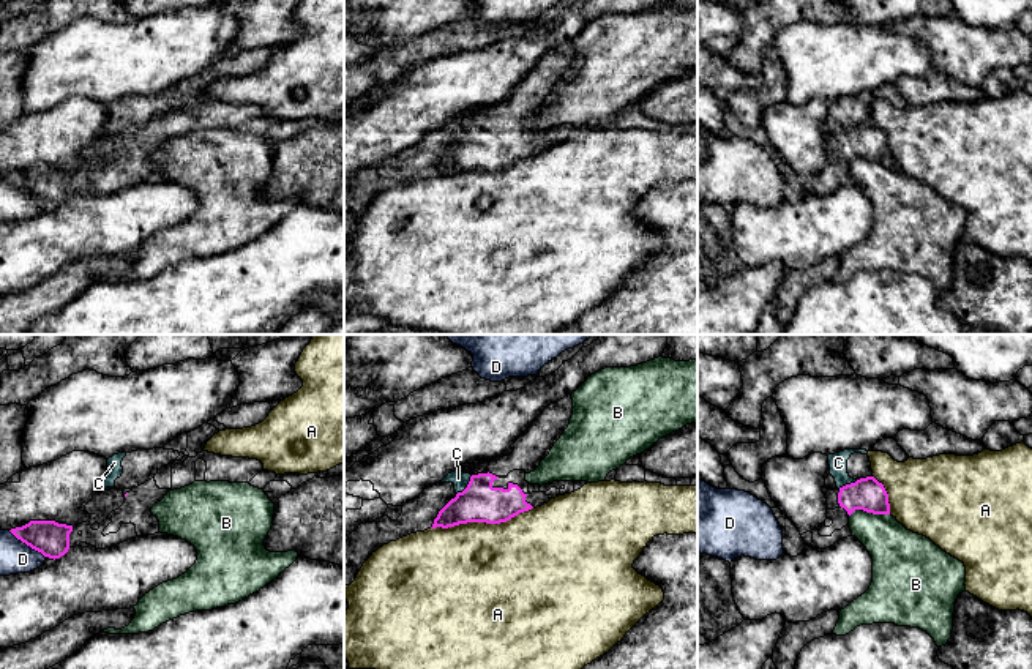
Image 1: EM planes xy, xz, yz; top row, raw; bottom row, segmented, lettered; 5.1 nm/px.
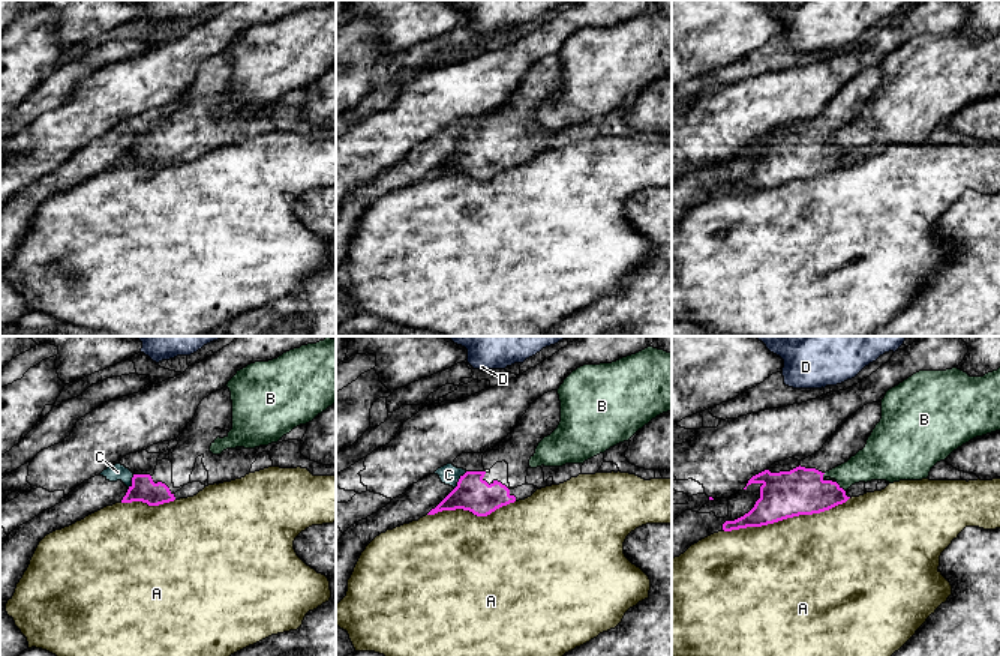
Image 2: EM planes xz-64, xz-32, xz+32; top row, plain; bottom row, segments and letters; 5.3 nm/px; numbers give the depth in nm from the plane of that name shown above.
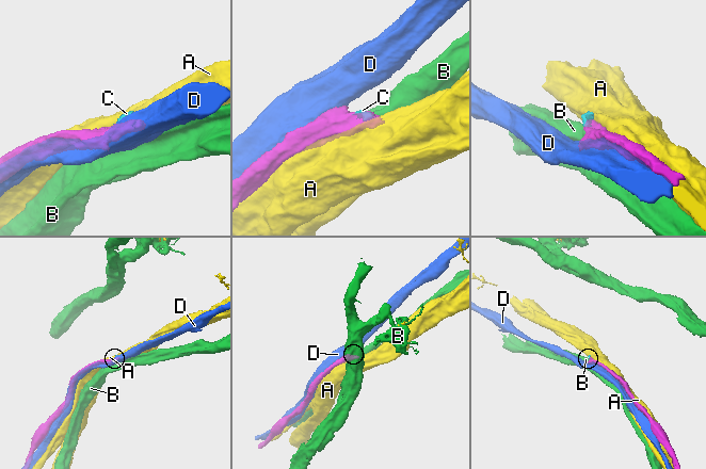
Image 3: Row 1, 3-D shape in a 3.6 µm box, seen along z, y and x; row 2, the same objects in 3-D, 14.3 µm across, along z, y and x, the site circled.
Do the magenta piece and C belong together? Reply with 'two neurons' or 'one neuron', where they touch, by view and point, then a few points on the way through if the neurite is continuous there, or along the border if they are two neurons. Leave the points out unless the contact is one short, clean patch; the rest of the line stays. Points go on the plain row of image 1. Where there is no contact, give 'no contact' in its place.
two neurons; meets magenta in xz at (467, 133); border along xz (472, 122), (469, 130), (456, 141)

